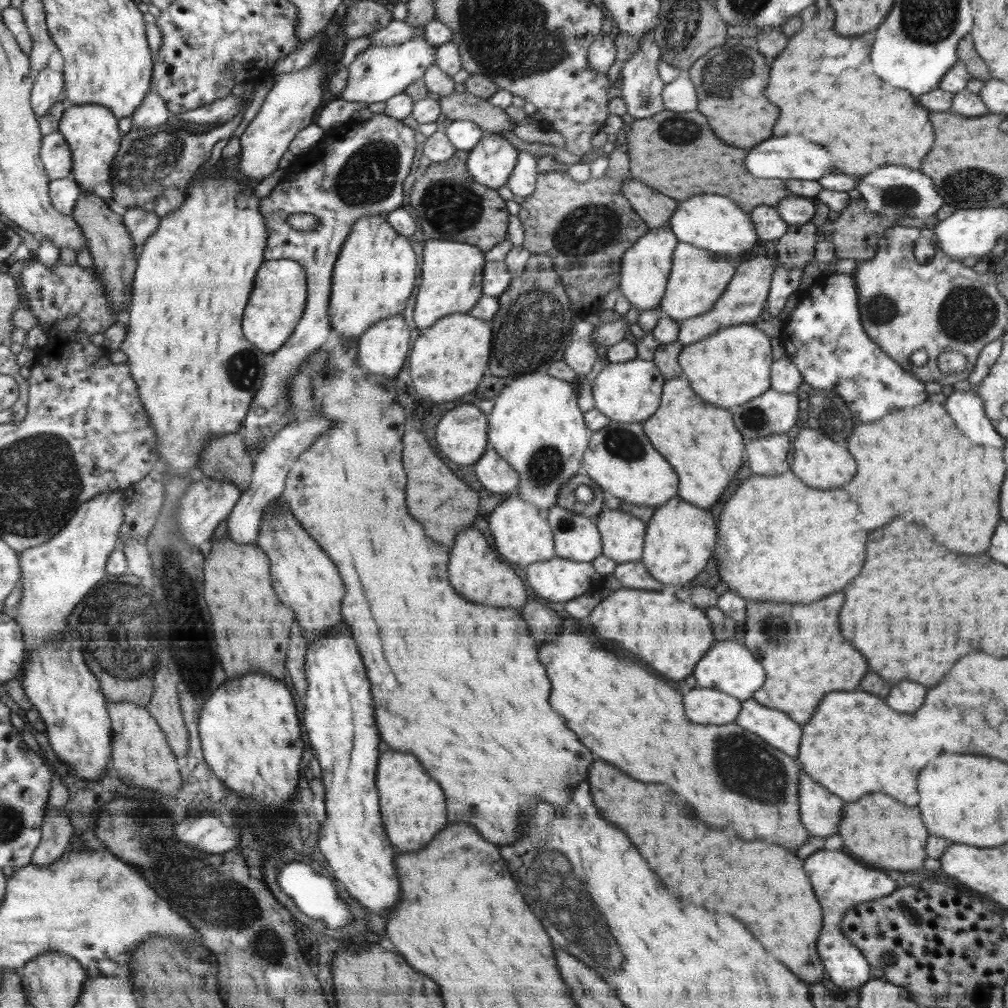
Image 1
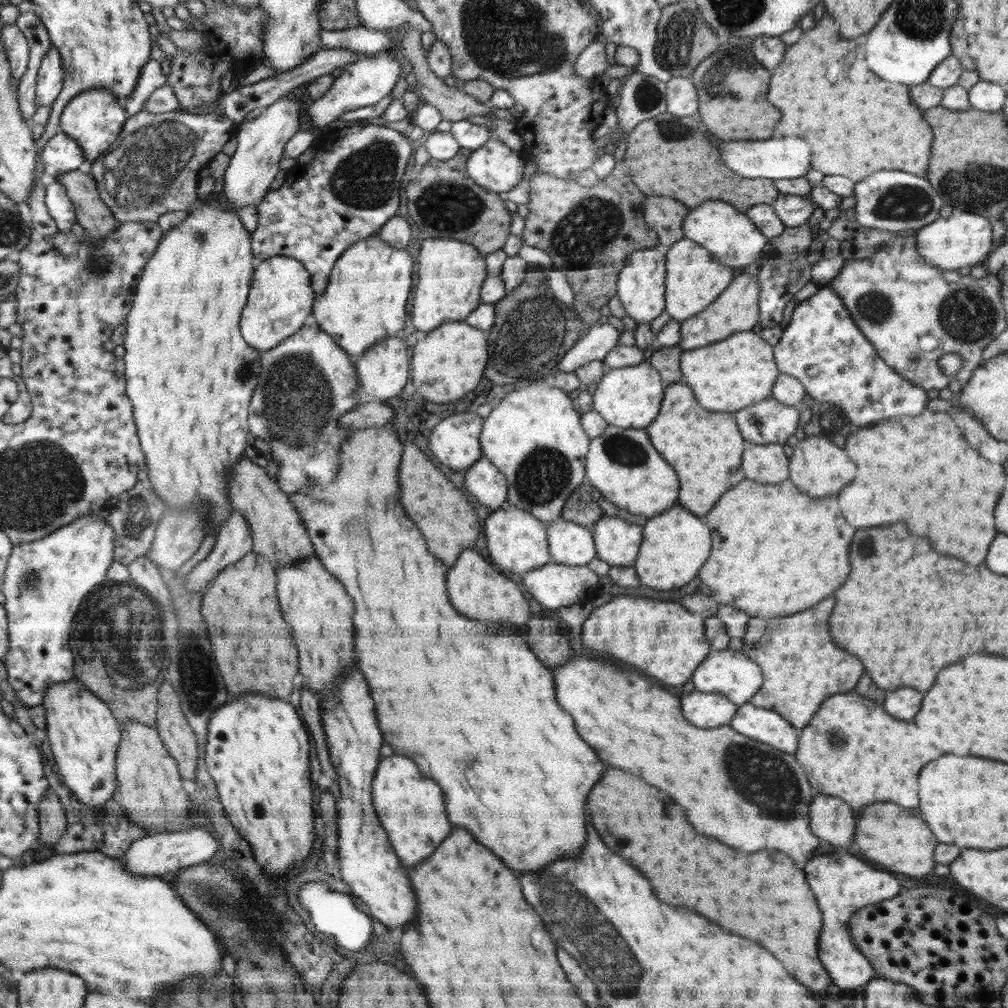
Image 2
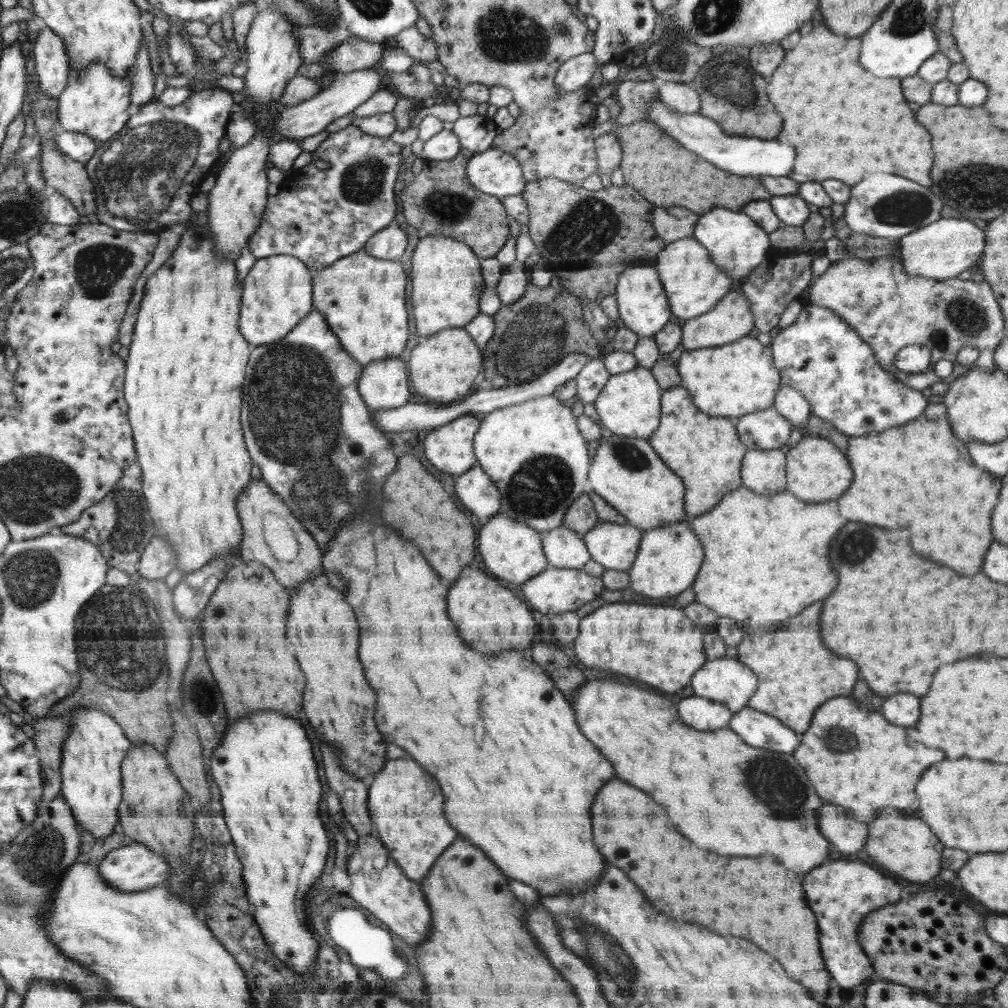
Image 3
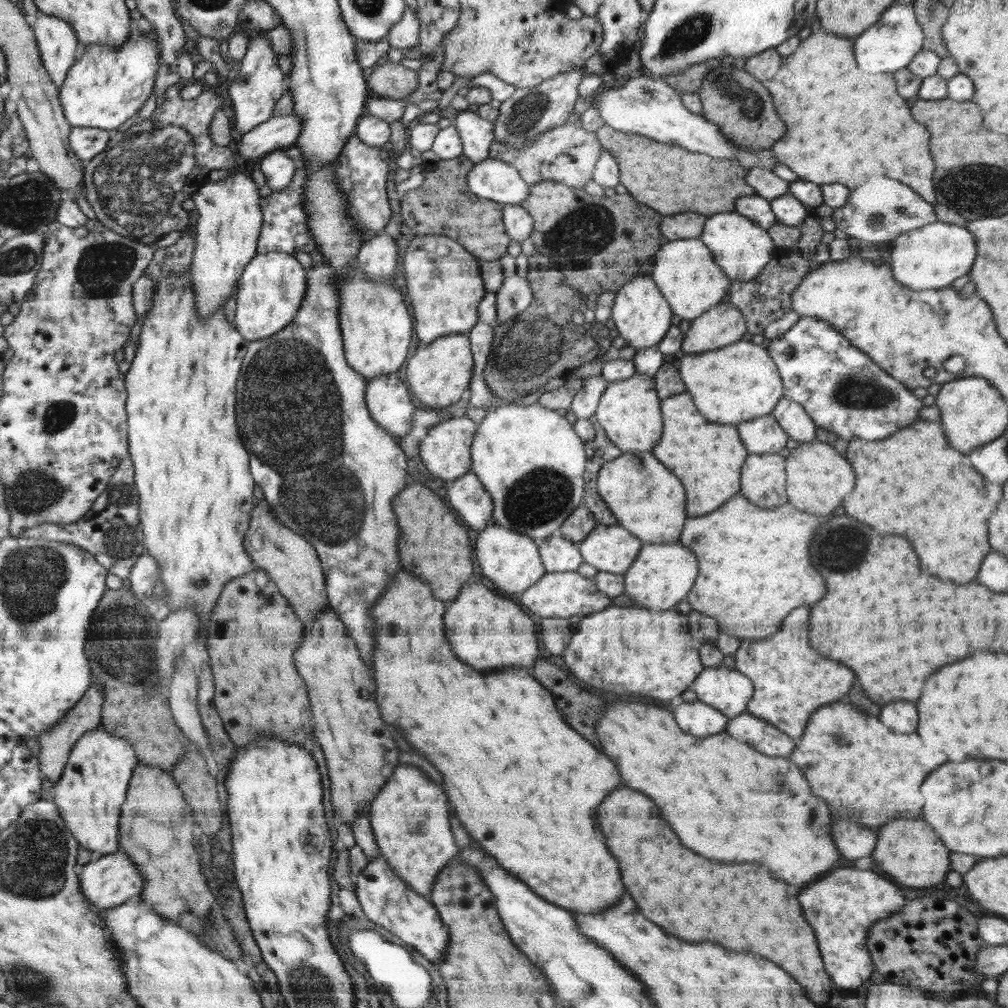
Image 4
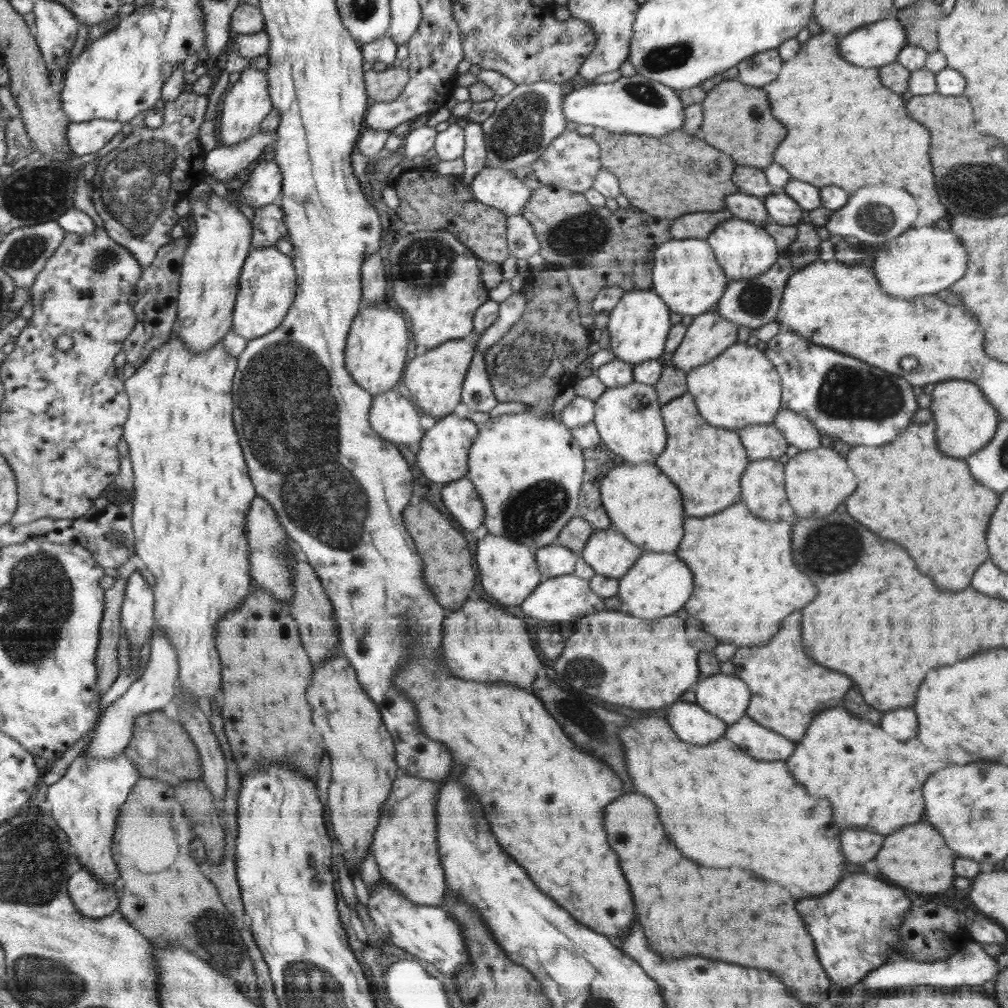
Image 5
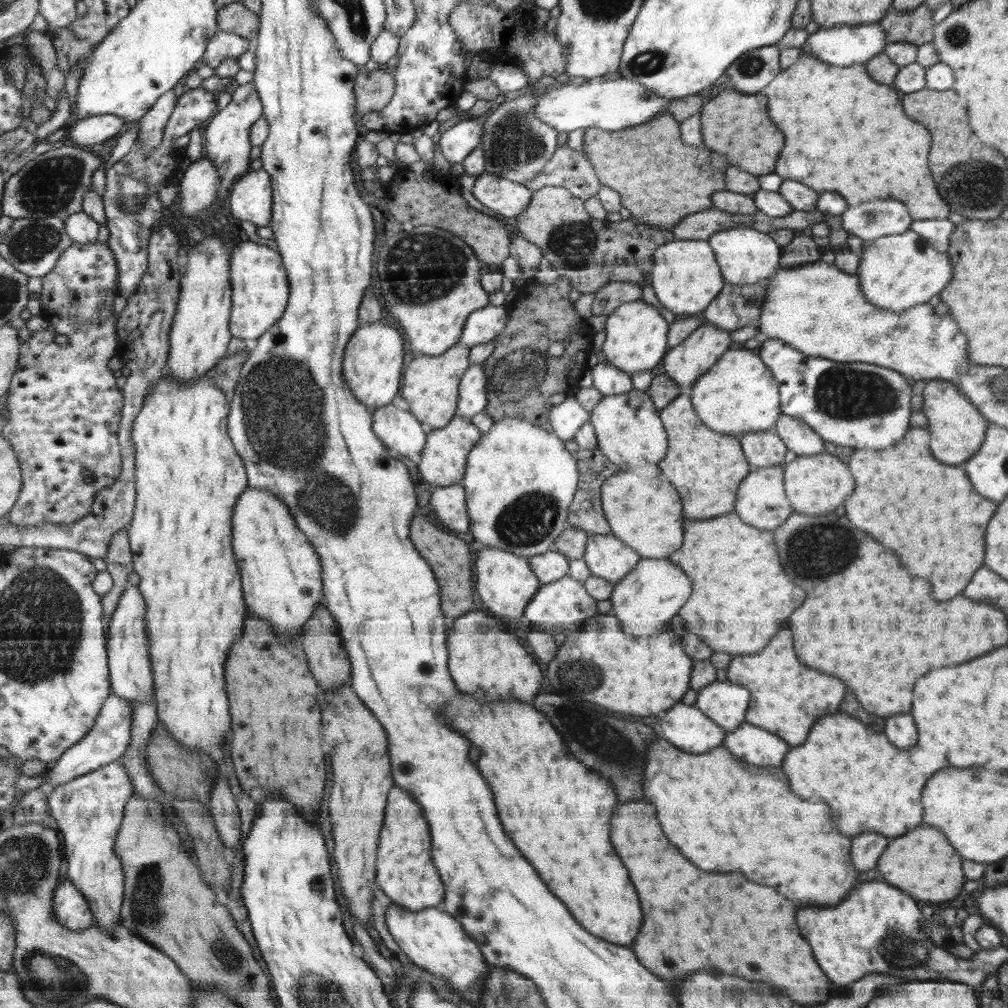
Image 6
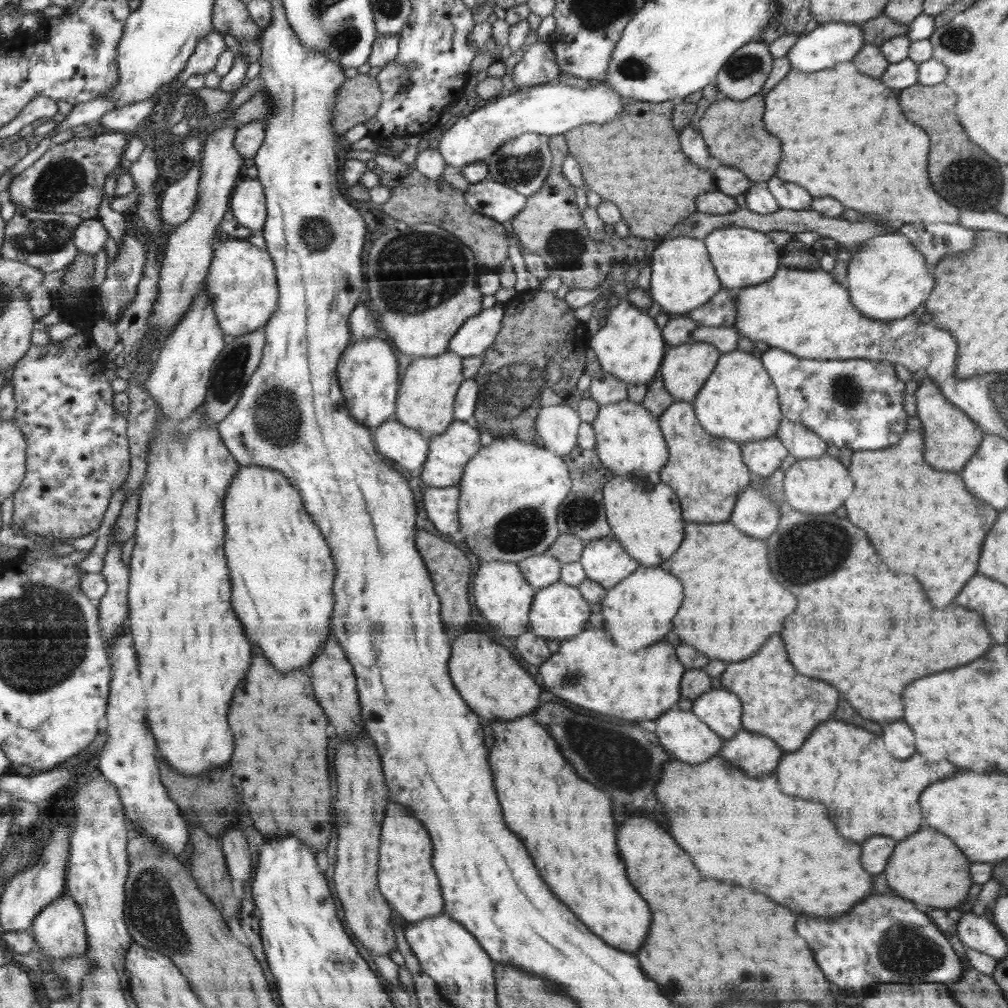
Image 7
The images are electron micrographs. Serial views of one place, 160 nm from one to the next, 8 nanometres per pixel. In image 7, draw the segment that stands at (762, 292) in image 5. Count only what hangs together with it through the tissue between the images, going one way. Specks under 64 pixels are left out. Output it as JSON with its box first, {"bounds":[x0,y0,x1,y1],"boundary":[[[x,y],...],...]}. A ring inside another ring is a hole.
{"bounds":[684,287,738,327],"boundary":[[[722,287],[706,304],[684,316],[706,327],[733,327],[736,322],[737,294],[738,290]]]}

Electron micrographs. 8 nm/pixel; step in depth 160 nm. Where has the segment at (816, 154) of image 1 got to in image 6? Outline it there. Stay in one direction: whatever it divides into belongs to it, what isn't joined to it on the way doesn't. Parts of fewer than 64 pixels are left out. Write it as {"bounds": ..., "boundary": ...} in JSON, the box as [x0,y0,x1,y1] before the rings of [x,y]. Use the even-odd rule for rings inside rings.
{"bounds":[533,75,668,132],"boundary":[[[618,75],[598,77],[580,85],[556,85],[550,92],[539,96],[533,115],[557,132],[572,132],[578,128],[596,127],[605,131],[622,130],[653,119],[668,108],[668,99],[654,94],[643,84]]]}

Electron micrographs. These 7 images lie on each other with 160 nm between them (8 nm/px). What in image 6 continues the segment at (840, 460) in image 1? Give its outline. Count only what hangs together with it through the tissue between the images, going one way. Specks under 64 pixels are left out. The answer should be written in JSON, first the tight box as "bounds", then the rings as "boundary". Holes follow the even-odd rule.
{"bounds":[783,450,854,514],"boundary":[[[827,450],[813,456],[798,455],[783,469],[785,495],[797,513],[822,514],[838,508],[854,490],[854,478],[846,464],[837,456],[826,454]]]}

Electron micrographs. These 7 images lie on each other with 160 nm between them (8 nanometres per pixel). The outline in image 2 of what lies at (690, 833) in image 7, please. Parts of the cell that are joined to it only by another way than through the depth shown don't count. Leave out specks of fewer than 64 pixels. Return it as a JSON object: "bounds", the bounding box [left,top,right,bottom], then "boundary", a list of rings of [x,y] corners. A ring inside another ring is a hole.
{"bounds":[551,651,821,868],"boundary":[[[576,651],[568,663],[562,667],[554,667],[551,671],[560,706],[564,706],[564,710],[572,714],[578,734],[596,750],[598,758],[614,768],[640,776],[650,786],[668,792],[676,804],[686,808],[688,822],[698,834],[714,836],[724,844],[744,848],[744,852],[758,852],[768,846],[784,850],[790,858],[794,858],[798,868],[804,868],[804,864],[812,858],[812,852],[819,848],[821,838],[808,826],[808,808],[814,798],[812,786],[808,784],[806,772],[800,770],[801,764],[796,760],[795,753],[782,751],[778,758],[778,750],[774,746],[746,737],[746,764],[746,738],[743,734],[736,734],[736,730],[730,726],[720,726],[712,730],[696,728],[682,718],[680,700],[676,696],[668,694],[658,686],[652,686],[652,682],[648,682],[640,674],[622,670],[606,662],[596,662]]]}

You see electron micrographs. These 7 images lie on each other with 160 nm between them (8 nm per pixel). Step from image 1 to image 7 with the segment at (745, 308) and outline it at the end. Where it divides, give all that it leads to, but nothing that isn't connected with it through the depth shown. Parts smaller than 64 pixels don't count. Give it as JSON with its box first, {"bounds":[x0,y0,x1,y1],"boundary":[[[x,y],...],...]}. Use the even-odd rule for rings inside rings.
{"bounds":[658,342,721,402],"boundary":[[[686,342],[668,348],[658,375],[676,401],[692,402],[721,356],[712,343]]]}

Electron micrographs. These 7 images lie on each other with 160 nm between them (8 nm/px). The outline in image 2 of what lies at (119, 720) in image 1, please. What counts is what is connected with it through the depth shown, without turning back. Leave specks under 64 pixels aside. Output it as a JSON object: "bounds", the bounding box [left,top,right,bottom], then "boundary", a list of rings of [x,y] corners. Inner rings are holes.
{"bounds":[115,721,188,832],"boundary":[[[138,721],[121,725],[121,738],[115,760],[115,777],[119,790],[118,800],[129,818],[142,828],[154,832],[183,830],[181,824],[188,816],[188,792],[182,788],[177,759],[164,746],[159,732]],[[164,812],[164,814],[156,814]],[[181,827],[181,829],[178,829]]]}

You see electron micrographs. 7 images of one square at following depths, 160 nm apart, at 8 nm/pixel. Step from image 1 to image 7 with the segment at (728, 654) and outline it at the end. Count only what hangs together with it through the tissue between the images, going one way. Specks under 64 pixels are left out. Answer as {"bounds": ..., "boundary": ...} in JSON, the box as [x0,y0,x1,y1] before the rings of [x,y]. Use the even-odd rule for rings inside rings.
{"bounds":[692,689,743,740],"boundary":[[[712,689],[692,703],[692,712],[724,740],[736,736],[743,729],[742,709],[738,696],[726,689]]]}

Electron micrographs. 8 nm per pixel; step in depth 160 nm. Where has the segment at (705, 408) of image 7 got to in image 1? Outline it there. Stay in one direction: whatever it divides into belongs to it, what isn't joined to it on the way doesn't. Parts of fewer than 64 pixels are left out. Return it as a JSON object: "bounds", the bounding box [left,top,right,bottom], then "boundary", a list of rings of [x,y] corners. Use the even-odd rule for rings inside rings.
{"bounds":[679,324,773,408],"boundary":[[[740,324],[732,327],[726,327],[719,330],[716,334],[684,346],[679,354],[679,365],[682,367],[683,375],[690,381],[694,392],[701,396],[709,404],[728,408],[744,404],[764,394],[771,388],[771,368],[773,365],[772,346],[770,337],[754,324]]]}

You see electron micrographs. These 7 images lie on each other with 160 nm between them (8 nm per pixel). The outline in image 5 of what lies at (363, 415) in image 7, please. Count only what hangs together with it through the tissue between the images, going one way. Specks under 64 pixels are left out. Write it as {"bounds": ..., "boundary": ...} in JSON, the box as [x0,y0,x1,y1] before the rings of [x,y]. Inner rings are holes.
{"bounds":[347,304,408,396],"boundary":[[[363,304],[347,337],[347,369],[352,370],[351,377],[373,396],[394,388],[406,366],[408,340],[408,326],[400,309],[392,309],[386,304]]]}

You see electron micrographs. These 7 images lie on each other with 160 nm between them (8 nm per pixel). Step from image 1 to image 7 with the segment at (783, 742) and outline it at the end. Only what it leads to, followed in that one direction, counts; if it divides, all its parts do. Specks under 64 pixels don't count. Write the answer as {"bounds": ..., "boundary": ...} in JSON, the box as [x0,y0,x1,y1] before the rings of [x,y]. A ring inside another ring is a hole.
{"bounds":[718,729,782,778],"boundary":[[[746,729],[724,740],[718,754],[728,761],[730,766],[743,770],[752,778],[772,772],[782,758],[782,750],[776,746],[776,742],[772,742],[772,738],[752,734]]]}

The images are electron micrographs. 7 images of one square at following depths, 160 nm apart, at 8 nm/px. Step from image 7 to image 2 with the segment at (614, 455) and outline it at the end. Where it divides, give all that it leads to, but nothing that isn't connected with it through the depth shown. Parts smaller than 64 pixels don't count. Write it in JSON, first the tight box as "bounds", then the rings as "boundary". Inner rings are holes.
{"bounds":[593,360,665,428],"boundary":[[[645,360],[636,366],[612,368],[597,382],[593,392],[596,412],[612,426],[640,428],[650,426],[660,412],[665,386],[659,372]]]}

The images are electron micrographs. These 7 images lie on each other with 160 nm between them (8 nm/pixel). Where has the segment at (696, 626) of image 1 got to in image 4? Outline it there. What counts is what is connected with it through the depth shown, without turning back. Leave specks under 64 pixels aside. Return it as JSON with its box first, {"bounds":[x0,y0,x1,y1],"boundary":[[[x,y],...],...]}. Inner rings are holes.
{"bounds":[561,605,705,700],"boundary":[[[610,605],[594,614],[585,615],[576,624],[571,641],[561,657],[568,667],[571,678],[578,678],[590,688],[612,692],[628,698],[652,698],[652,700],[672,700],[682,695],[705,669],[699,658],[701,641],[690,634],[689,620],[676,608],[652,610],[651,608],[620,607]]]}

